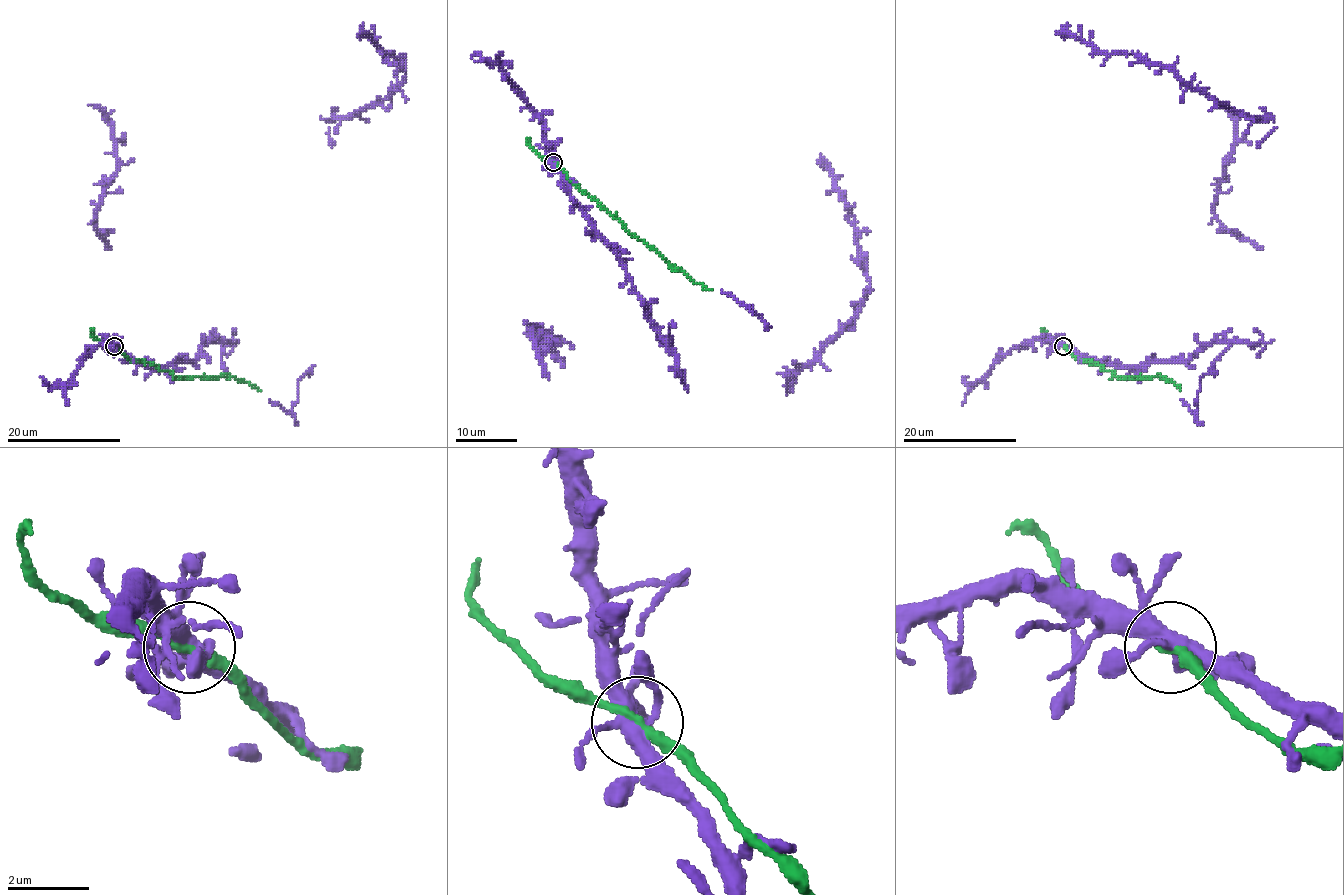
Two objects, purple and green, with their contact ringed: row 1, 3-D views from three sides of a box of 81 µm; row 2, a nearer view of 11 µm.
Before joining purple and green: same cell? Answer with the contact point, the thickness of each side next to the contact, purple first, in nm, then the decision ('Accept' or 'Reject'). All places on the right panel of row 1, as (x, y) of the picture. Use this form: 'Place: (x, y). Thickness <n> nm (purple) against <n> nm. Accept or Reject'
Place: (1063, 346). Thickness 360 nm (purple) against 220 nm. Accept

